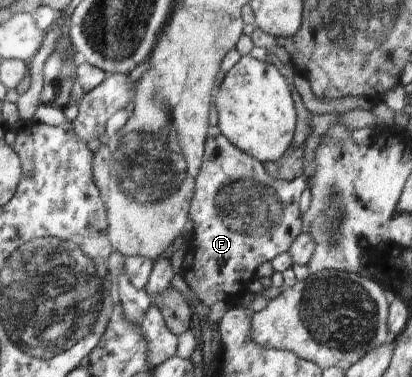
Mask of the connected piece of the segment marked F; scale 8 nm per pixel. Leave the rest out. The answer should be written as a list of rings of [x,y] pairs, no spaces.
[[[219,127],[209,128],[202,163],[190,200],[188,216],[193,221],[194,229],[180,273],[199,300],[207,306],[213,306],[215,302],[235,305],[241,296],[248,292],[248,285],[257,278],[257,267],[263,262],[273,260],[277,255],[288,252],[291,243],[301,233],[302,214],[299,212],[299,198],[307,187],[309,188],[309,179],[305,176],[299,175],[290,181],[273,178],[262,162],[233,146],[221,134]]]

